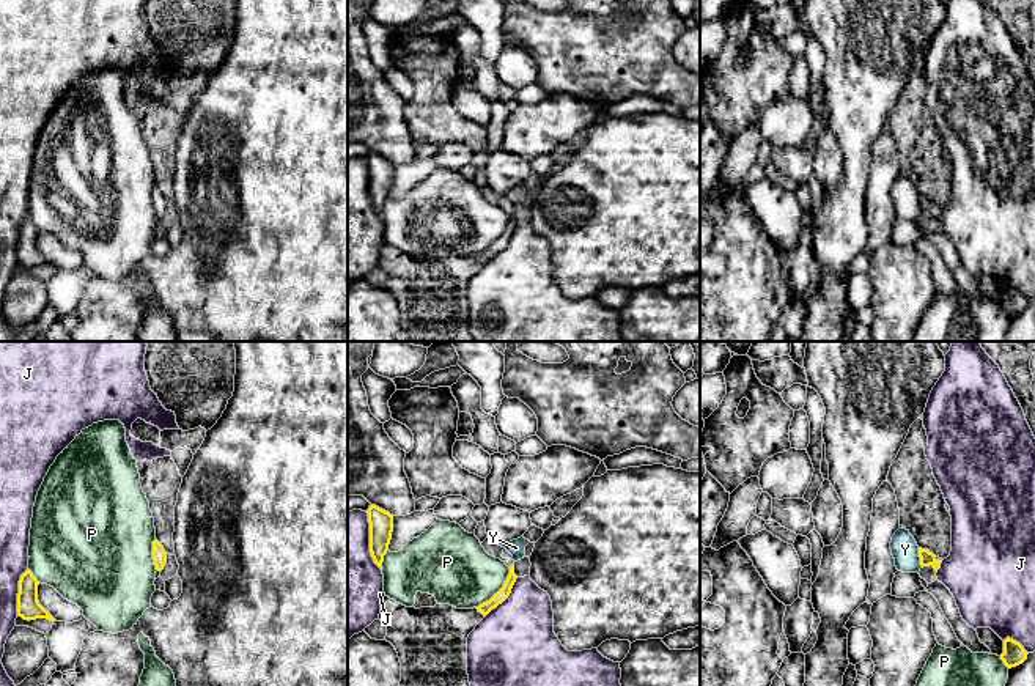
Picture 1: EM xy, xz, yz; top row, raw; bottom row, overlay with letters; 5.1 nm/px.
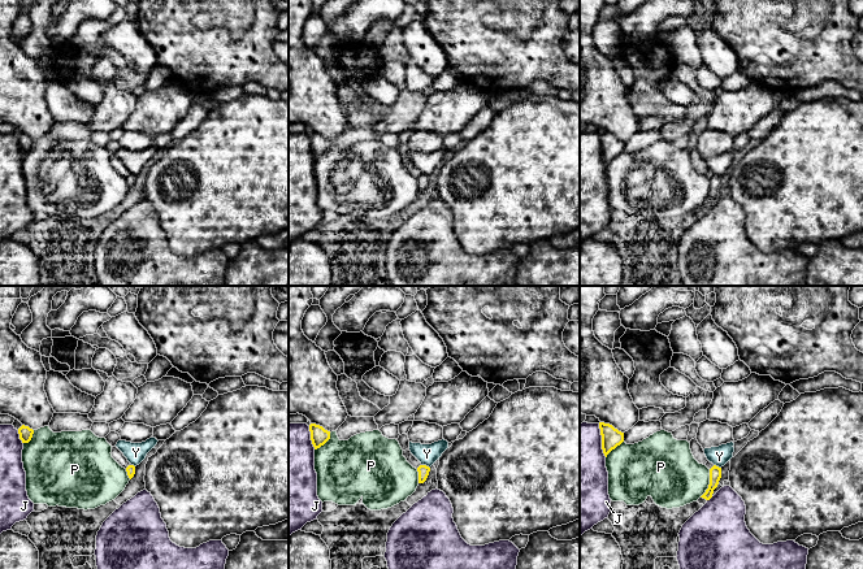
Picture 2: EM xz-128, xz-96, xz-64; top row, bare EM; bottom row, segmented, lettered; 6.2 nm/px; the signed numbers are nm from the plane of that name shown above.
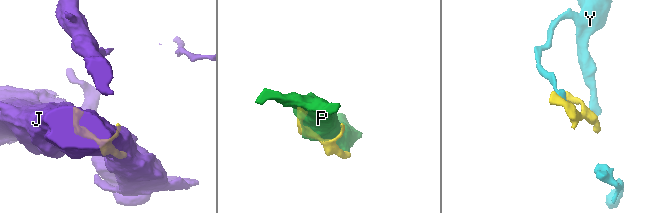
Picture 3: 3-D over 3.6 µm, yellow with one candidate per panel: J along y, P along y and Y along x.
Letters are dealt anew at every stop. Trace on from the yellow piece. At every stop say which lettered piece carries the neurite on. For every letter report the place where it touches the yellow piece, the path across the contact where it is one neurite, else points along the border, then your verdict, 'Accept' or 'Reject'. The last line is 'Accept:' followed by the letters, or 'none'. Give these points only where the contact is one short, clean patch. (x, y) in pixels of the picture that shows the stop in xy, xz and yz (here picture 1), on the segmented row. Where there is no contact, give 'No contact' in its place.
J: Touches yellow at xz (505, 598). Reject
P: Touches yellow at xz (500, 589). Reject
Y: Touches yellow at yz (919, 556). Boundary: yz (917, 548), (922, 567). Reject
Accept: none

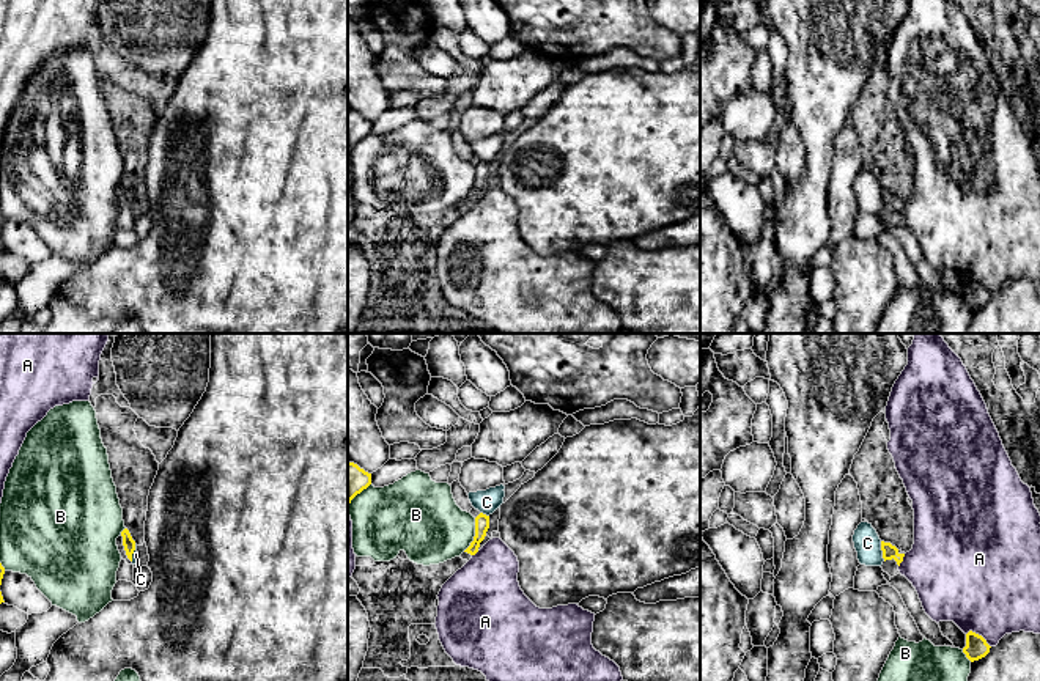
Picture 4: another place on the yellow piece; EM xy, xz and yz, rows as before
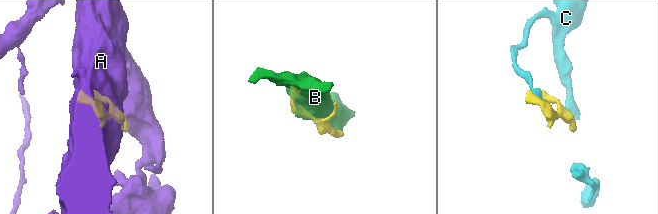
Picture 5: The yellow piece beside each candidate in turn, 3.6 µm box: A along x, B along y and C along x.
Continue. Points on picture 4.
A: Touches yellow at yz (977, 634). Reject
B: Touches yellow at xz (475, 535). Reject
C: Touches yellow at yz (881, 549). Boundary: yz (880, 541), (885, 560). Reject
Accept: none

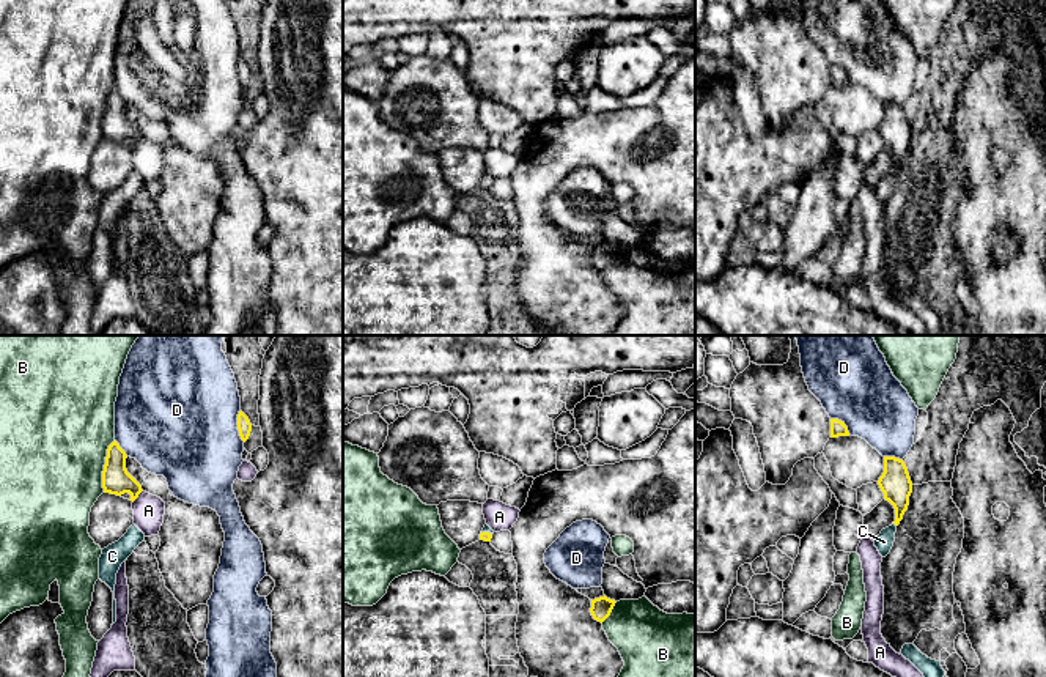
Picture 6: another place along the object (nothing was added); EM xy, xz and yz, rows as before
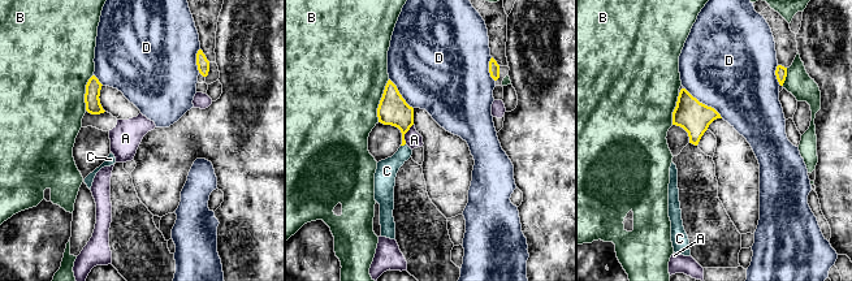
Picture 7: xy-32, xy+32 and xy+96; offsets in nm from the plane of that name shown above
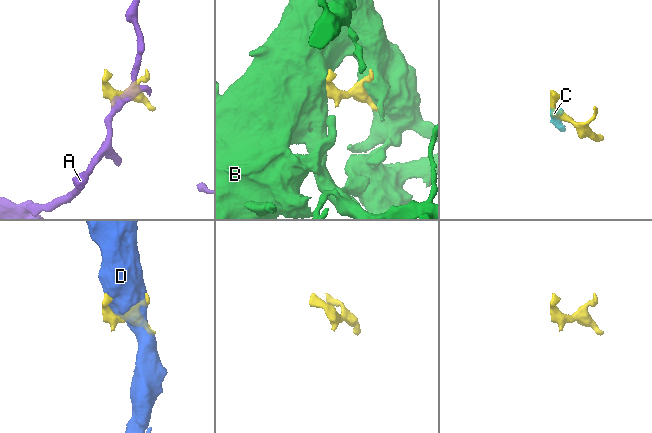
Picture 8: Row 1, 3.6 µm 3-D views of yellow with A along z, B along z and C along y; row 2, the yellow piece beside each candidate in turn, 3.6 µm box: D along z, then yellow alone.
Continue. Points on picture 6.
A: Touches yellow at xy (137, 496). Boundary: xy (142, 490), (132, 503). Reject
B: Touches yellow at xy (104, 466). Reject
C: Touches yellow at xz (486, 532). Path across: xz (485, 536), (486, 532), (486, 528). Accept
D: Touches yellow at xy (238, 425). Reject
Accept: C

